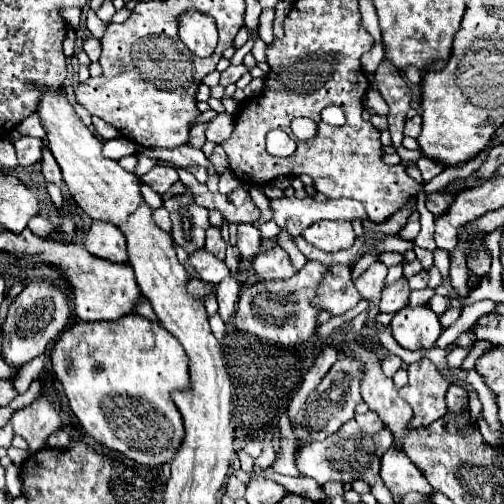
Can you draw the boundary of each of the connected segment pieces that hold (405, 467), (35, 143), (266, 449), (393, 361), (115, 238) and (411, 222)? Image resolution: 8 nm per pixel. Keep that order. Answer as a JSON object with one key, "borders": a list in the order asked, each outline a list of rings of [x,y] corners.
{"borders":[[[[389,448],[381,460],[381,478],[391,494],[397,494],[397,498],[407,492],[419,492],[431,498],[435,492],[421,470],[417,470],[417,466],[413,466],[413,462],[395,448]]],[[[19,138],[15,140],[19,166],[27,168],[41,160],[41,138]]],[[[275,432],[267,434],[267,438],[263,440],[263,452],[261,452],[261,456],[255,460],[255,470],[265,470],[265,468],[273,466],[273,458],[275,458],[273,448],[271,448],[271,436],[273,436],[273,434],[275,434]]],[[[390,354],[387,355],[381,363],[382,370],[387,377],[392,378],[393,374],[401,368],[403,360],[400,357]]],[[[93,222],[91,230],[85,234],[83,244],[97,258],[117,262],[117,264],[127,264],[125,236],[111,222]]],[[[417,202],[413,206],[413,212],[411,216],[407,219],[405,226],[398,232],[400,238],[403,239],[415,239],[417,234],[421,230],[421,224],[419,224],[419,208],[417,208]]]]}

